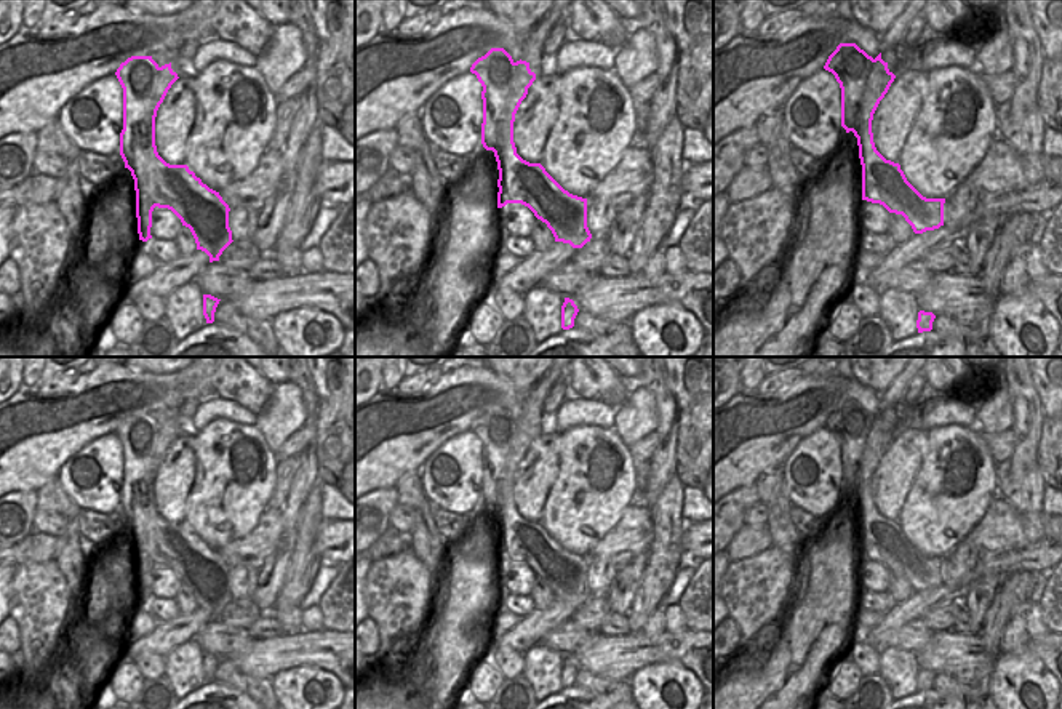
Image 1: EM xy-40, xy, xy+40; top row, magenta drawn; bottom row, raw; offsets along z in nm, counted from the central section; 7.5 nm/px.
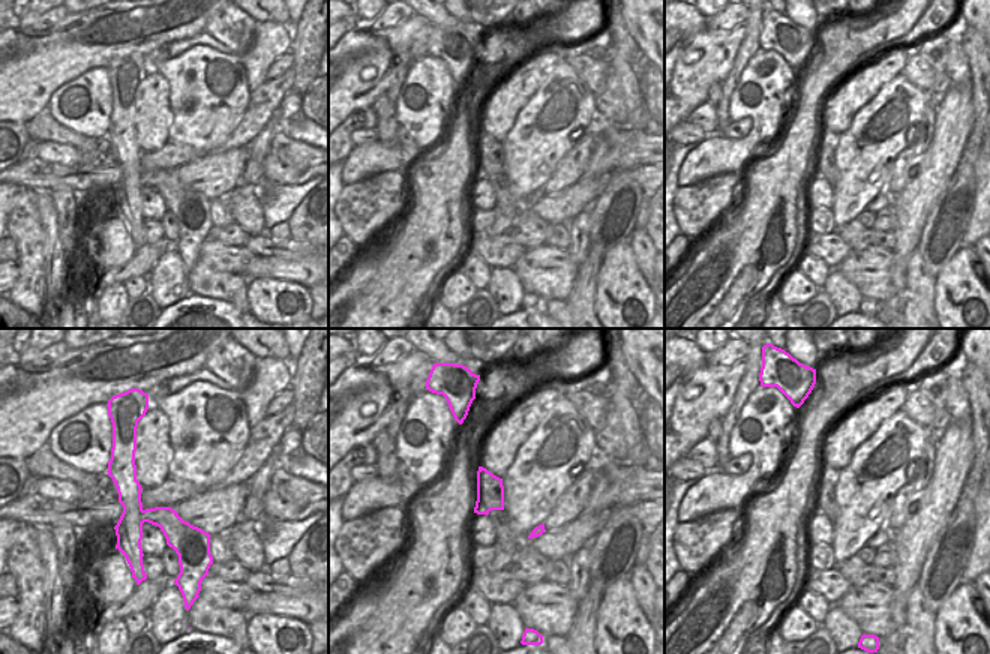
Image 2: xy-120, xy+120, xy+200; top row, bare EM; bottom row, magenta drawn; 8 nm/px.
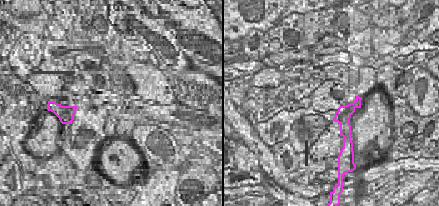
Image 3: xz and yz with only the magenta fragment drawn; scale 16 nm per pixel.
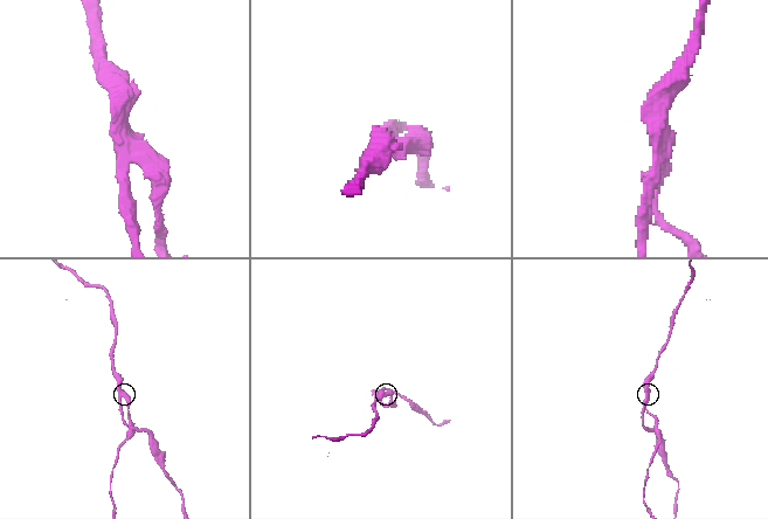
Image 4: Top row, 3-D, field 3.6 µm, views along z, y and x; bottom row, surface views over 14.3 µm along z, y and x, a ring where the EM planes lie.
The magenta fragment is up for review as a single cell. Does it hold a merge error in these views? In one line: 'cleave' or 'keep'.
cleave

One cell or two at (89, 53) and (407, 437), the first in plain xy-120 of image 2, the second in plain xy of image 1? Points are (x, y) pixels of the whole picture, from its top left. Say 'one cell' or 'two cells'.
one cell

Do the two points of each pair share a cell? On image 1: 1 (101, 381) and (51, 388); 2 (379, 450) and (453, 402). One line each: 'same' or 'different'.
1: different
2: same

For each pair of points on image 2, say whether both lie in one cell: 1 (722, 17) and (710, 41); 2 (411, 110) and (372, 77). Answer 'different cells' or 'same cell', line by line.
1: different cells
2: different cells

